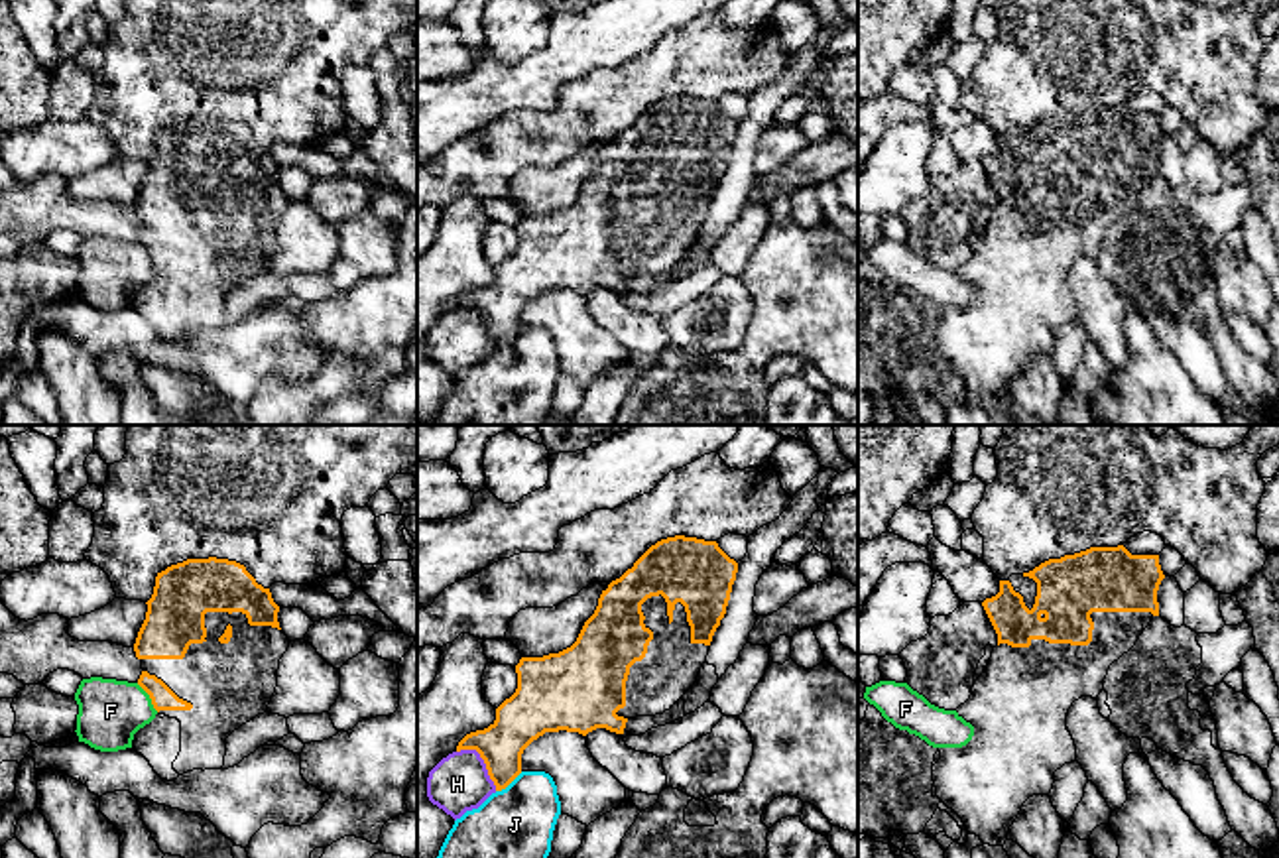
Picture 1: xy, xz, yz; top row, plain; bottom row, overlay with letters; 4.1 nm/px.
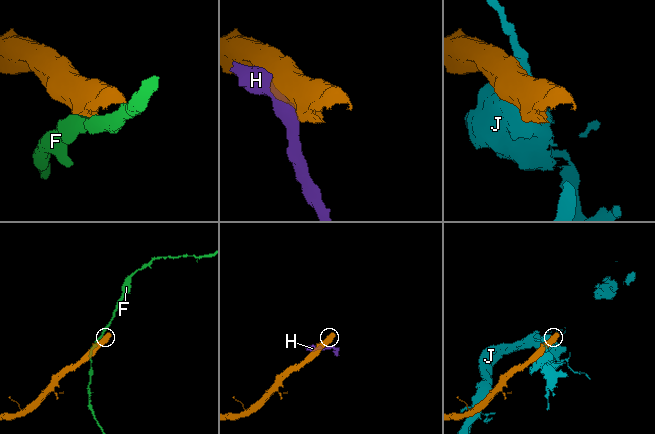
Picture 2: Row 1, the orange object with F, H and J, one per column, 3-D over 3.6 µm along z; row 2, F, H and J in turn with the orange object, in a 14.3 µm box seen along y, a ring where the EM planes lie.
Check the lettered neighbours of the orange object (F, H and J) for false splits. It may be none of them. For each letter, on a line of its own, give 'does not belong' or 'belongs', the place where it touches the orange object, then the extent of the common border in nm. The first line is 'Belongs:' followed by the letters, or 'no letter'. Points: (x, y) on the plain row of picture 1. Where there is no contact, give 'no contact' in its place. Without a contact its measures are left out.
Belongs: no letter
F: does not belong; contact xy (150, 256); length 150 nm
H: does not belong; contact xz (485, 321); length 240 nm
J: does not belong; contact xz (508, 343); length 140 nm

